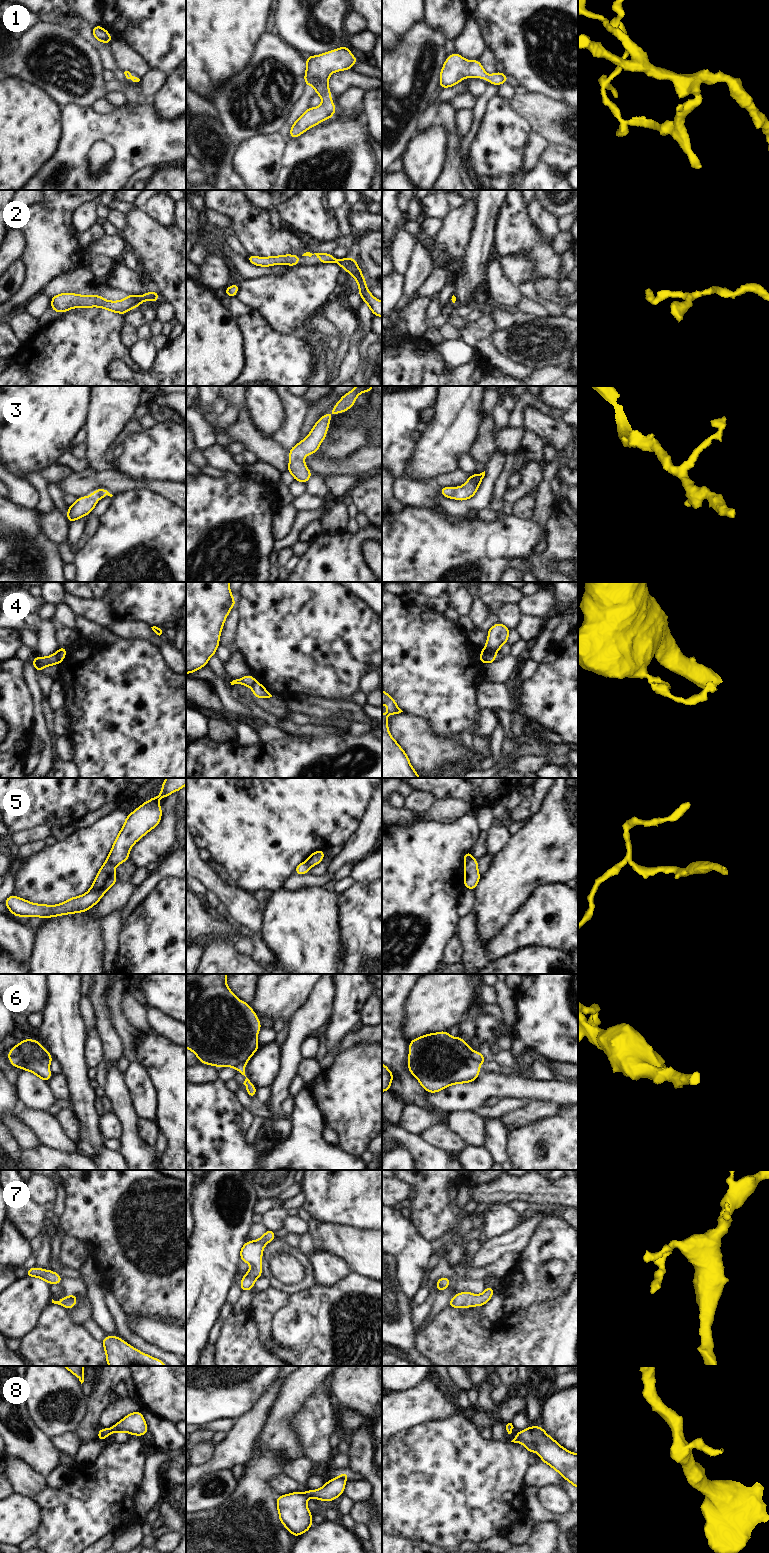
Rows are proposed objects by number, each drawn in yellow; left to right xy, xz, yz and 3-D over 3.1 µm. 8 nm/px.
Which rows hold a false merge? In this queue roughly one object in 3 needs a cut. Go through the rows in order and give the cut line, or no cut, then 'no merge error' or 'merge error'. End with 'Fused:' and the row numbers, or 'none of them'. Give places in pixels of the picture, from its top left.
1: no cut | no merge error
2: no cut | no merge error
3: no cut | no merge error
4: xy (56, 652), (59, 662) | merge error
5: xy (107, 859), (114, 866) | merge error
6: yz (472, 1051), (472, 1057), (479, 1063) | merge error
7: no cut | no merge error
8: no cut | no merge error
Fused: 4, 5, 6

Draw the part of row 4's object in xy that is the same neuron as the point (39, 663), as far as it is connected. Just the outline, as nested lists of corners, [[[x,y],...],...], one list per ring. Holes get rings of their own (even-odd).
[[[57,652],[47,657],[35,657],[32,659],[32,664],[37,672],[47,666],[57,665],[58,663]]]

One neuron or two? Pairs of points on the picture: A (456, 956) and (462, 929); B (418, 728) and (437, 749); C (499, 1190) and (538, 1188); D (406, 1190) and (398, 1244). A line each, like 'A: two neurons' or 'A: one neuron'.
A: two neurons
B: one neuron
C: one neuron
D: two neurons

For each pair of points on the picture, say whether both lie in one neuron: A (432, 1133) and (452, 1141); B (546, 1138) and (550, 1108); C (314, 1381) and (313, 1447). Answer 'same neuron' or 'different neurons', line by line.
A: same neuron
B: different neurons
C: different neurons

